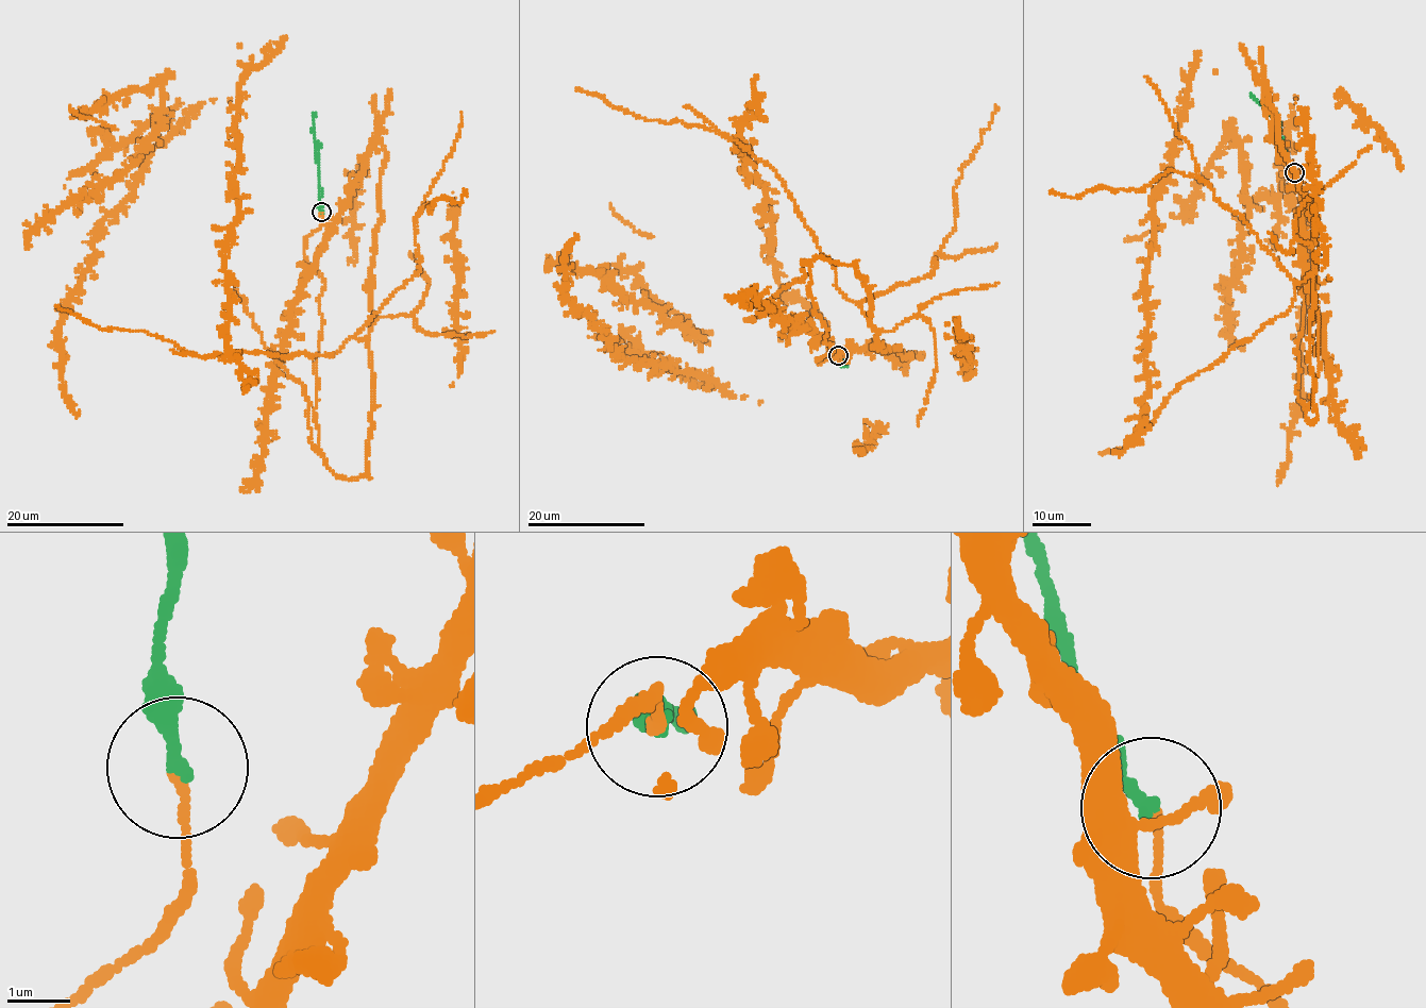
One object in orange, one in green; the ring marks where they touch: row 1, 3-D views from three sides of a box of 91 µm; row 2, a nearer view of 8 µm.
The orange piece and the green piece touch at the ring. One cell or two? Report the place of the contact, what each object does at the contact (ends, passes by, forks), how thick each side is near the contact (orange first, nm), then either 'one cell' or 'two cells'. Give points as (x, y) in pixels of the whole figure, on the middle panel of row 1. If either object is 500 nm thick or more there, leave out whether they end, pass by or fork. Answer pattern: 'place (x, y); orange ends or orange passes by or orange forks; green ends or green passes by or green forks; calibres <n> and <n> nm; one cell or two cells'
place (838, 355); orange ends; green ends; calibres 140 and 280 nm; one cell

